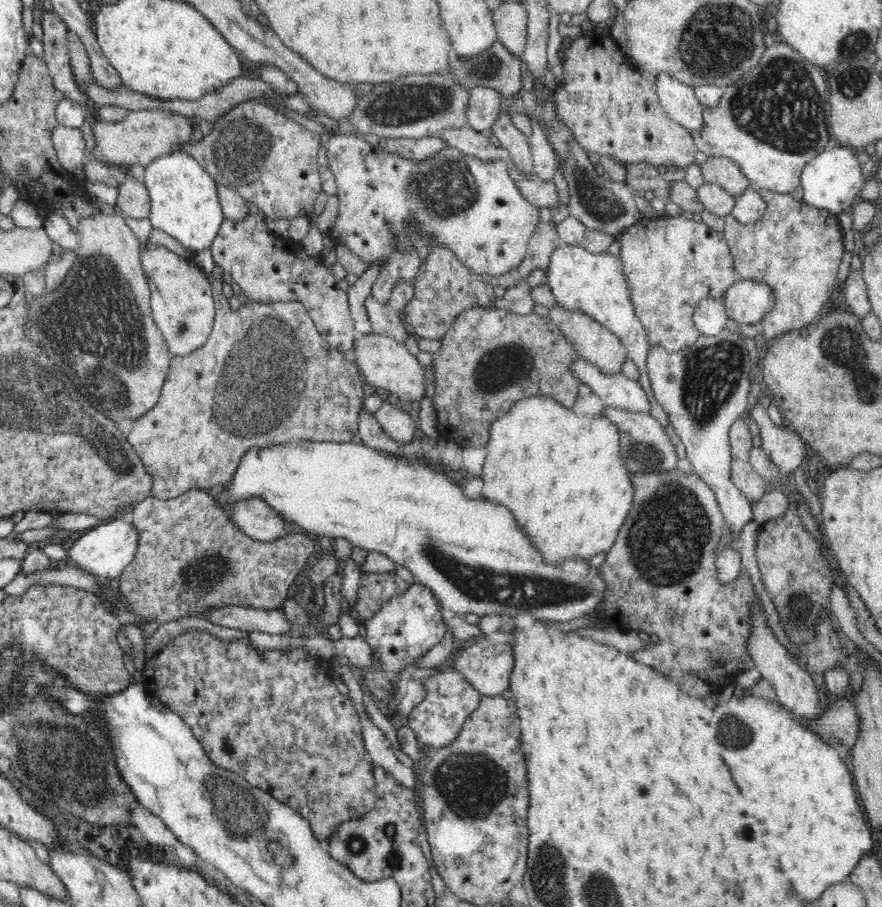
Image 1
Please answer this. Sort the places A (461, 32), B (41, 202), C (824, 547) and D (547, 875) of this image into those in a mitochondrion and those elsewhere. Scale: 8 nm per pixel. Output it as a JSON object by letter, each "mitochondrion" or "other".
{"A":"other","B":"other","C":"other","D":"mitochondrion"}

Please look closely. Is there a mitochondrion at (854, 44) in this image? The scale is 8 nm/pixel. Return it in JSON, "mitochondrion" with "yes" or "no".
{"mitochondrion":"yes"}

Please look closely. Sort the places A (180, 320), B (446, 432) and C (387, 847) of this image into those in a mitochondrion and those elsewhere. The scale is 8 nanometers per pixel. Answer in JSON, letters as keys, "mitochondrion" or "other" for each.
{"A":"mitochondrion","B":"other","C":"mitochondrion"}

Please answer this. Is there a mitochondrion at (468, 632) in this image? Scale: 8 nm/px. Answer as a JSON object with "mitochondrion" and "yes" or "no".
{"mitochondrion":"no"}

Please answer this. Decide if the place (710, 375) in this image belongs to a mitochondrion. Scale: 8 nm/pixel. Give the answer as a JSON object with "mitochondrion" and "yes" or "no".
{"mitochondrion":"yes"}

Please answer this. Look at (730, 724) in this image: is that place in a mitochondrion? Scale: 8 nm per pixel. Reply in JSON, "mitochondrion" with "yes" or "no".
{"mitochondrion":"yes"}

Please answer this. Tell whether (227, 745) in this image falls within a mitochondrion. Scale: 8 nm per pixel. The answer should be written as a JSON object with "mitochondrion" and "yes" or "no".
{"mitochondrion":"yes"}

